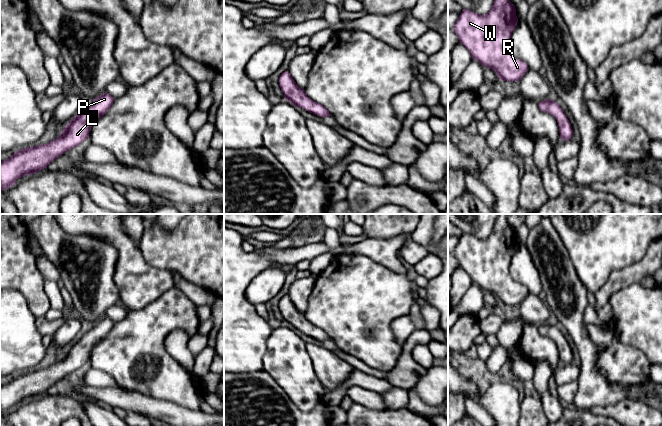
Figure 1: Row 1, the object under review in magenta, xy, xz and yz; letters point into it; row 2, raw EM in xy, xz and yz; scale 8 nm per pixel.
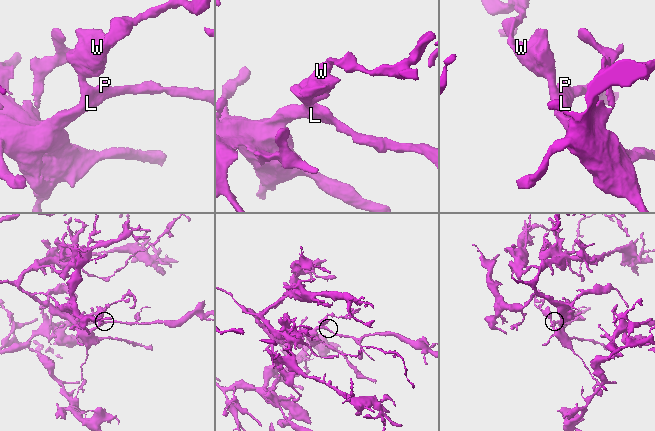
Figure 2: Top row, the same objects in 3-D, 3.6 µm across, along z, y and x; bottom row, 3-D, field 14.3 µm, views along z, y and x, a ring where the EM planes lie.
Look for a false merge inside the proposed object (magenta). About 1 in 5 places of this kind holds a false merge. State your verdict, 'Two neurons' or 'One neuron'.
One neuron

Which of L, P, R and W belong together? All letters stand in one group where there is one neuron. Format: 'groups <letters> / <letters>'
groups L P R W

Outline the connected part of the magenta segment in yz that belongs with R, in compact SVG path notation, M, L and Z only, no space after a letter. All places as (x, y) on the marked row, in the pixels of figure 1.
M494 0L490 11L485 15L463 9L453 30L459 41L469 50L472 59L494 70L501 81L519 81L529 67L510 51L509 42L517 23L516 9L510 0Z

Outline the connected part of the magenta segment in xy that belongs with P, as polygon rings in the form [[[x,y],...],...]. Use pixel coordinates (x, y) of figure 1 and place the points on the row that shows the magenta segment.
[[[106,92],[101,94],[81,115],[76,115],[56,139],[15,151],[10,158],[0,162],[2,191],[14,185],[17,179],[46,168],[56,158],[89,138],[93,123],[110,110],[113,102],[111,95]]]

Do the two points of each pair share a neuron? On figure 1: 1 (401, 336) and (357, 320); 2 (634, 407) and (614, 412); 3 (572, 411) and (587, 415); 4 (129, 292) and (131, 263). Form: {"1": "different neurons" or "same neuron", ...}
{"1": "different neurons", "2": "same neuron", "3": "same neuron", "4": "same neuron"}

